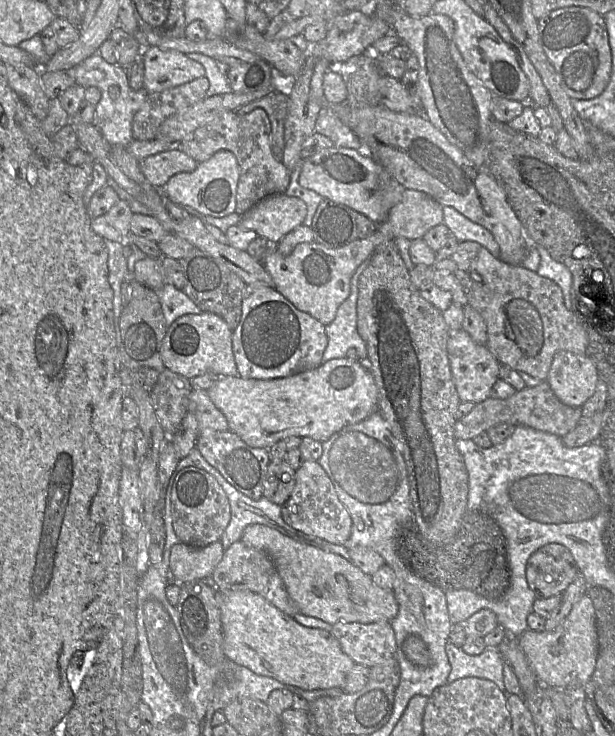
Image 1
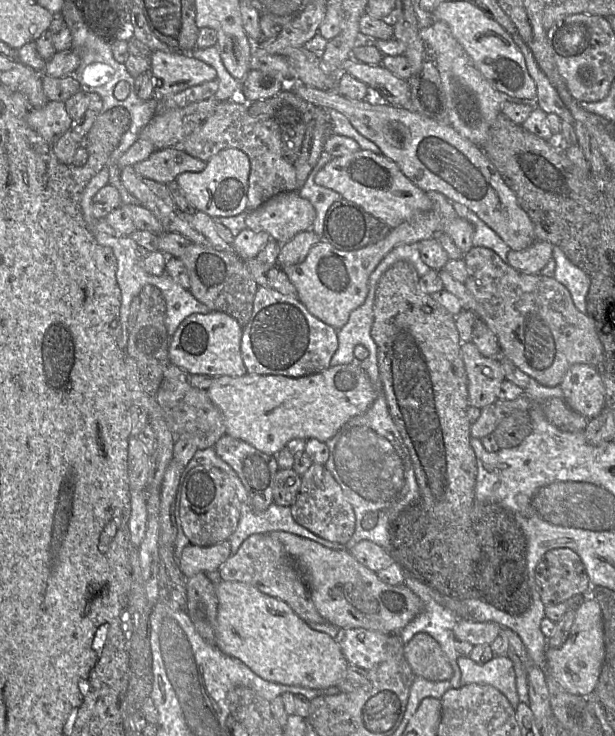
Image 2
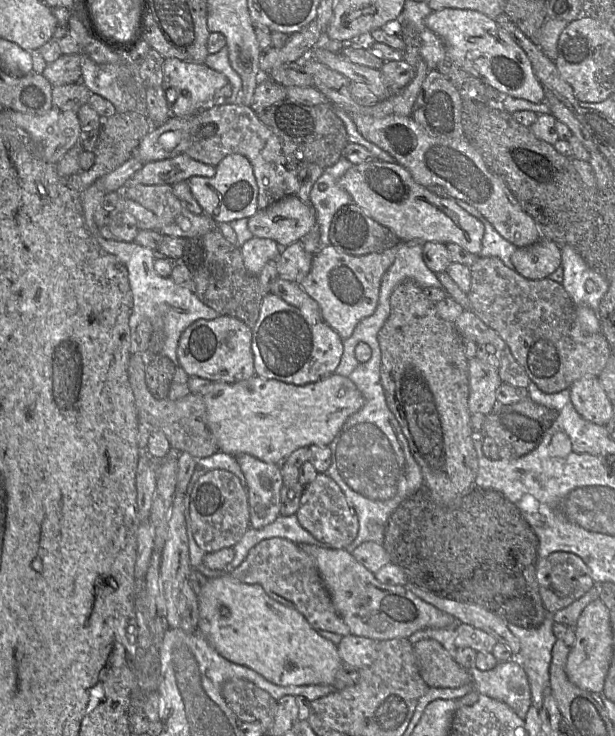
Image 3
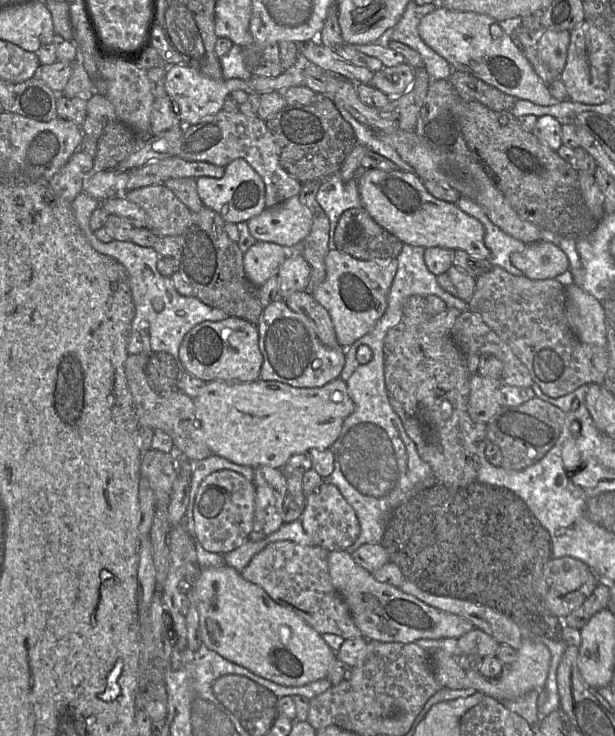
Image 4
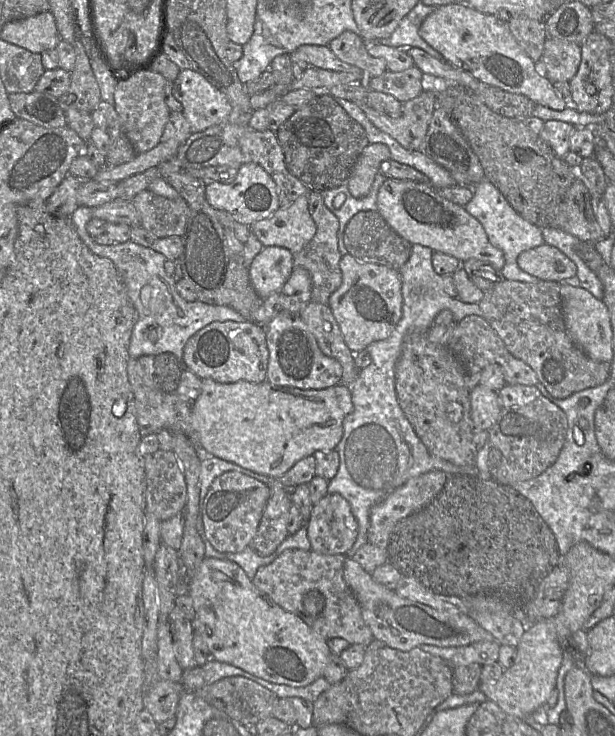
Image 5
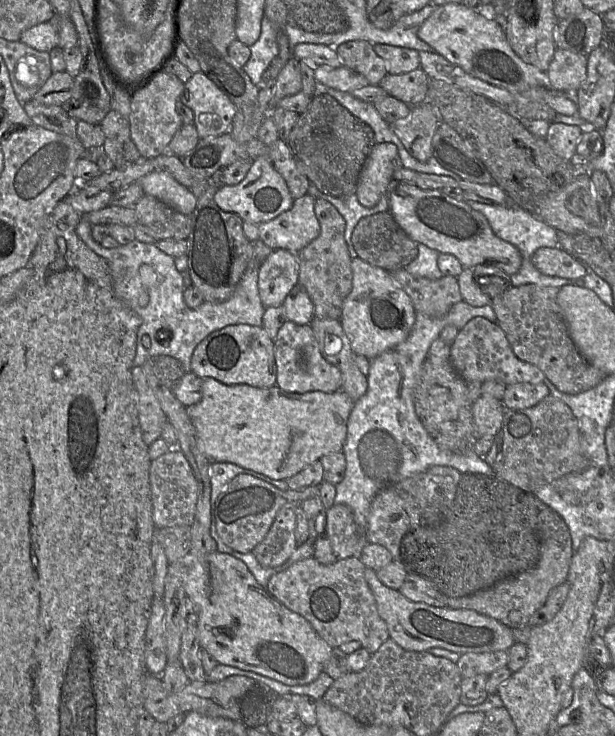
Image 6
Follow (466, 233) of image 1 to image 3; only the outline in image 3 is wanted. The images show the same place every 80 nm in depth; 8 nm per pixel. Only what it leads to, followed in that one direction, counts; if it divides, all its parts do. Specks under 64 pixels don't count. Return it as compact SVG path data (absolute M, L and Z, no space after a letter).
M454 200L459 207L478 219L484 226L484 234L481 242L482 249L479 256L497 257L505 266L514 269L510 259L518 247L505 240L477 209L461 200Z

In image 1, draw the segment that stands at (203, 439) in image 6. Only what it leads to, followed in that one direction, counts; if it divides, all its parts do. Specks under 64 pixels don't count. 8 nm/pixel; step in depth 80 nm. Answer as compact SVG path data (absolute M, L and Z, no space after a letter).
M347 357L323 362L316 369L285 378L221 377L207 391L225 415L229 431L250 447L266 450L291 436L326 442L346 426L359 423L378 411L378 391L371 371L362 361Z

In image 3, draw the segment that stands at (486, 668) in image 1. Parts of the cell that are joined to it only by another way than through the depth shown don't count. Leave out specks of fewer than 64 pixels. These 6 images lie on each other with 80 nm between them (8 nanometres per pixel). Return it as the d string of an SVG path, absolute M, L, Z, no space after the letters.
M512 657L508 661L498 662L497 665L487 671L473 667L468 670L471 676L471 685L479 694L489 696L507 704L519 717L524 719L532 706L532 698L527 675L519 660Z

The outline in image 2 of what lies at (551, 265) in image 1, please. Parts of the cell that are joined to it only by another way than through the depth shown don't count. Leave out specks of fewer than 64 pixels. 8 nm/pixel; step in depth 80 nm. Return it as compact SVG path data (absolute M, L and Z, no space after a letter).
M553 247L553 260L555 262L553 278L569 291L576 308L587 313L589 276L582 269L573 265L558 247Z

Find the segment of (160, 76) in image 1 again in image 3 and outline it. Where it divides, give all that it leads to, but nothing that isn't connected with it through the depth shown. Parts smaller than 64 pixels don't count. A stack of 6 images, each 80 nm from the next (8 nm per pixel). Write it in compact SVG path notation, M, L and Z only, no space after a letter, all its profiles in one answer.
M167 58L163 60L161 88L171 116L190 117L215 104L215 93L228 84L227 78L204 64Z

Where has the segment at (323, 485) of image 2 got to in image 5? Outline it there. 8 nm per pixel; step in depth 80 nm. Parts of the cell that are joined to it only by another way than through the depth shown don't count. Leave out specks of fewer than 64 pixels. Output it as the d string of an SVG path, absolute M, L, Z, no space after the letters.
M328 493L313 505L305 526L312 550L324 555L347 556L358 536L350 503L336 493Z

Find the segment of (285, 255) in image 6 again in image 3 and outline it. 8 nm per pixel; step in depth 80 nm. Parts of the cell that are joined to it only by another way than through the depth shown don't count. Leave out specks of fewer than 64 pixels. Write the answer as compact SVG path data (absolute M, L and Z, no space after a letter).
M256 237L240 247L245 268L254 276L258 276L270 260L277 259L281 249L273 240Z

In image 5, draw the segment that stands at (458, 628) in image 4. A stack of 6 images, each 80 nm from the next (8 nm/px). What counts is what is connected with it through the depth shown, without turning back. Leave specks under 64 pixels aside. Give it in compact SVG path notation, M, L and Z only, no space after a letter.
M346 558L344 562L344 579L355 595L362 618L370 628L374 639L394 649L409 651L421 645L460 647L493 639L466 614L455 610L438 610L399 596L394 590L375 582L372 575L351 558Z

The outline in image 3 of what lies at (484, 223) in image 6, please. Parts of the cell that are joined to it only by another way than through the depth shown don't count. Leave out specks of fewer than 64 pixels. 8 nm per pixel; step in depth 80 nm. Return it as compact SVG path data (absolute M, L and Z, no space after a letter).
M380 160L352 165L339 179L339 186L368 216L391 230L400 242L424 244L454 243L474 255L480 255L483 224L459 207L452 198L441 198L416 183L407 169L397 163Z

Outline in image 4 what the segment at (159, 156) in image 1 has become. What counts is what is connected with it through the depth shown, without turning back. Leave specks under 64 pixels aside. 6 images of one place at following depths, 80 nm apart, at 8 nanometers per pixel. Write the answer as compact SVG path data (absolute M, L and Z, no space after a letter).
M179 157L154 161L128 173L123 195L138 188L159 186L169 179L210 177L220 179L225 167L207 162L189 162Z

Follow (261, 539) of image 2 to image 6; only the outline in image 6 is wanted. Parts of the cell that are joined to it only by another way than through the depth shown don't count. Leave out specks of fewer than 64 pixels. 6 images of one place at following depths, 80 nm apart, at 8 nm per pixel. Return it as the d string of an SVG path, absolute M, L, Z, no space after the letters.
M310 557L273 575L265 589L289 610L306 619L331 648L357 641L372 655L390 638L387 625L377 611L374 595L365 579L365 569L366 566L355 557L330 565L321 564Z

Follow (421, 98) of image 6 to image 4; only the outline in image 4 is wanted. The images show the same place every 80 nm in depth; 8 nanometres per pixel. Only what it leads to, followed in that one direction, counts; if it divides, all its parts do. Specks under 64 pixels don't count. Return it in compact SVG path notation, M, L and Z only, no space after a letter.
M407 63L394 67L383 67L374 76L370 86L386 94L391 100L403 95L412 85L415 69Z

